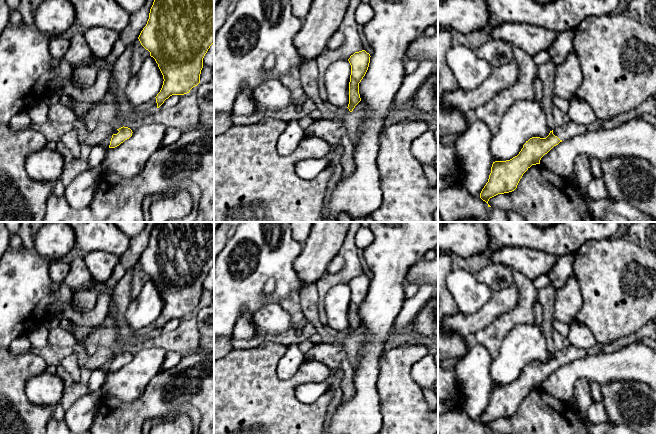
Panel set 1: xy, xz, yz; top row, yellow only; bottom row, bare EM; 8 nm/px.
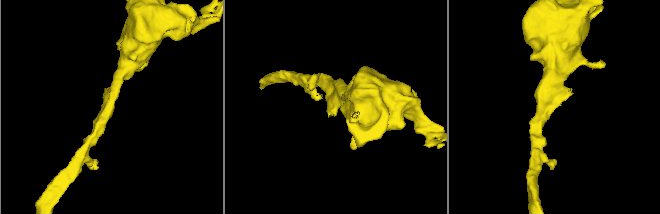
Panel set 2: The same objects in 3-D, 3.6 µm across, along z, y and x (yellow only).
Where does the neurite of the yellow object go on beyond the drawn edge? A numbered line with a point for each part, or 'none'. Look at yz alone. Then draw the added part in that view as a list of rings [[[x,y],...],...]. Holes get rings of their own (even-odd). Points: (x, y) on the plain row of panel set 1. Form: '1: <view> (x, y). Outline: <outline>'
1: yz (569, 353). Outline: [[[570,344],[564,347],[562,350],[557,350],[553,354],[553,358],[560,364],[564,365],[574,360],[583,359],[587,356],[587,350],[584,348],[578,348]]]

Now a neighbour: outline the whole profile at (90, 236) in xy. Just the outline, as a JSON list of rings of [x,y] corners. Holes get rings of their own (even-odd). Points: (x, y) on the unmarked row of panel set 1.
[[[65,222],[75,233],[76,247],[83,253],[109,252],[121,256],[129,247],[131,238],[114,222]]]

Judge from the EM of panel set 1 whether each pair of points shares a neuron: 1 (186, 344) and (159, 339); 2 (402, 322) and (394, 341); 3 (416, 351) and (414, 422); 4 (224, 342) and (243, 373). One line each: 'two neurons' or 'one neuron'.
1: one neuron
2: two neurons
3: one neuron
4: two neurons

